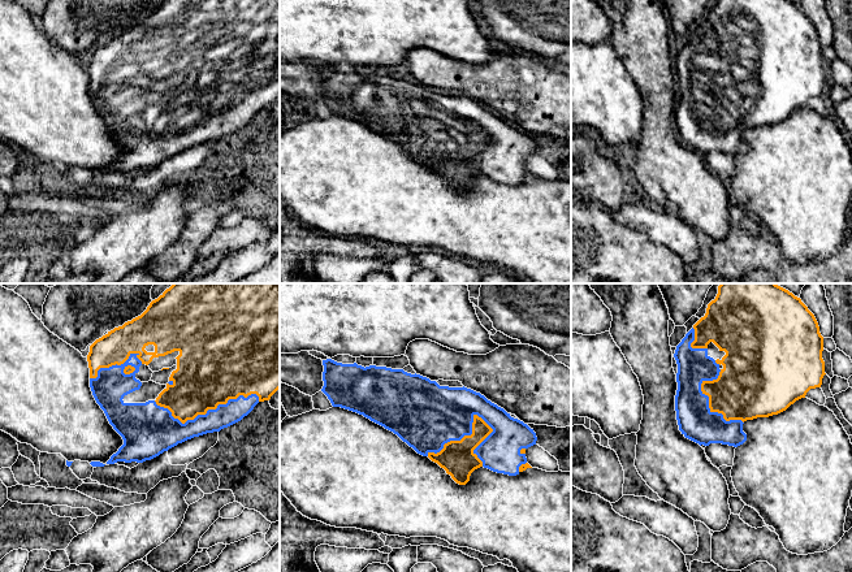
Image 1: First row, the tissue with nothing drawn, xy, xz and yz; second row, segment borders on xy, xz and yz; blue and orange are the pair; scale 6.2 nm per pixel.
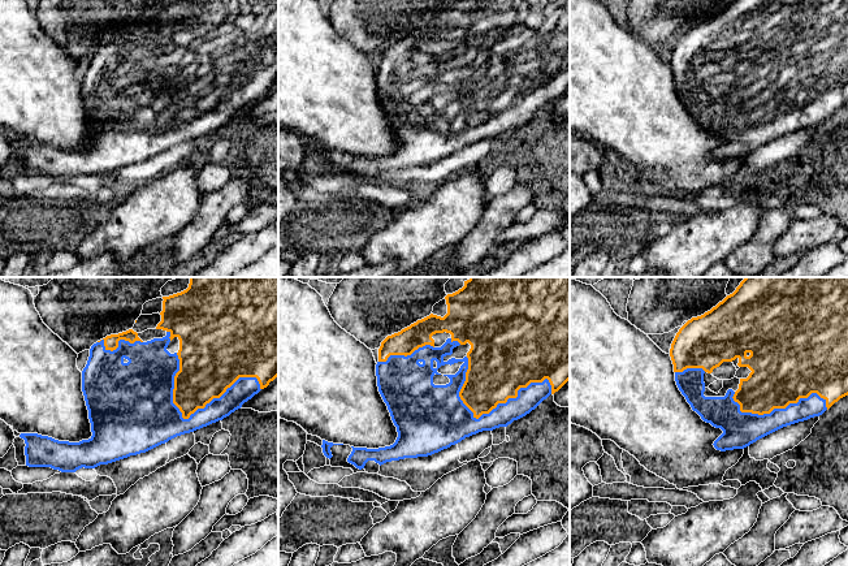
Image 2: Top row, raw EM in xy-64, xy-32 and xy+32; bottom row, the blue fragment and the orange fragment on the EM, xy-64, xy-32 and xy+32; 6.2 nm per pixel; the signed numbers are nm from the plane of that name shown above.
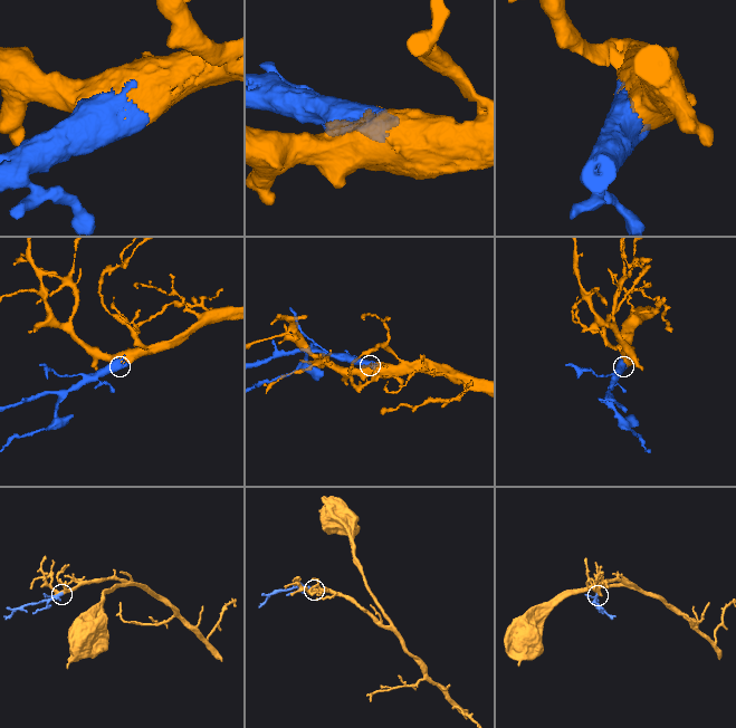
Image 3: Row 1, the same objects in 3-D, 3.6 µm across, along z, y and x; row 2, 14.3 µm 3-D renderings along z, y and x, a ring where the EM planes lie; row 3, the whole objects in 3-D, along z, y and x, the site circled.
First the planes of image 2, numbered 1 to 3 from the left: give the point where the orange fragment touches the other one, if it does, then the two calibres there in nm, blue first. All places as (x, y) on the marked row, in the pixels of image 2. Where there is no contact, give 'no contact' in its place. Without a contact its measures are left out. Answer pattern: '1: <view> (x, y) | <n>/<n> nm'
1: xy-64 (215, 398) | 140/400 nm
2: xy-32 (506, 402) | 150/400 nm
3: xy+32 (781, 409) | 200/420 nm

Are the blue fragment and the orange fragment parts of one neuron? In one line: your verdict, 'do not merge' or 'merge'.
merge

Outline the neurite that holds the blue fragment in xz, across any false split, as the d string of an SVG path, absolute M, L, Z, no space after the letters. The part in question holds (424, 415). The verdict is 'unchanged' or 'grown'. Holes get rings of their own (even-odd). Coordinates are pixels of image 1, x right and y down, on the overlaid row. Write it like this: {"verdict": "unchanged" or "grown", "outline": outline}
{"verdict": "grown", "outline": "M332 359L323 360L323 365L321 391L333 407L363 415L393 432L418 454L444 468L459 485L466 485L471 473L480 467L509 476L532 468L527 463L526 450L536 445L533 429L480 393L464 386L440 386L436 381L403 369L376 365L364 368Z"}

